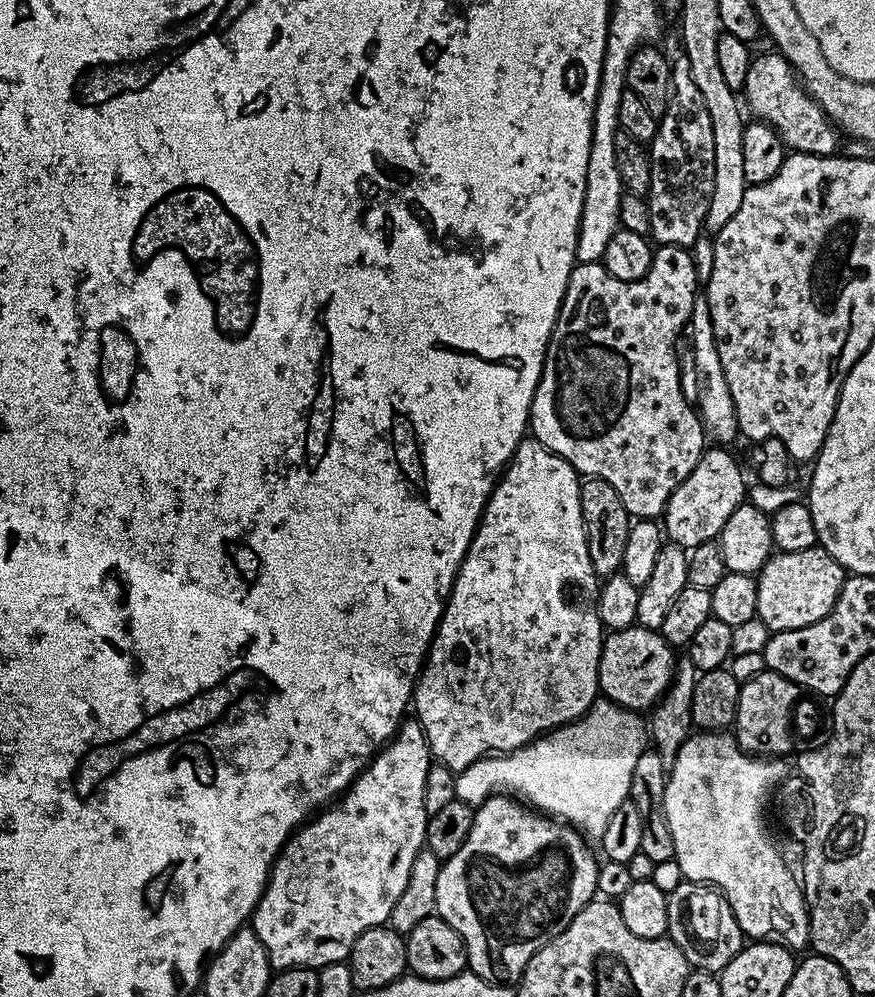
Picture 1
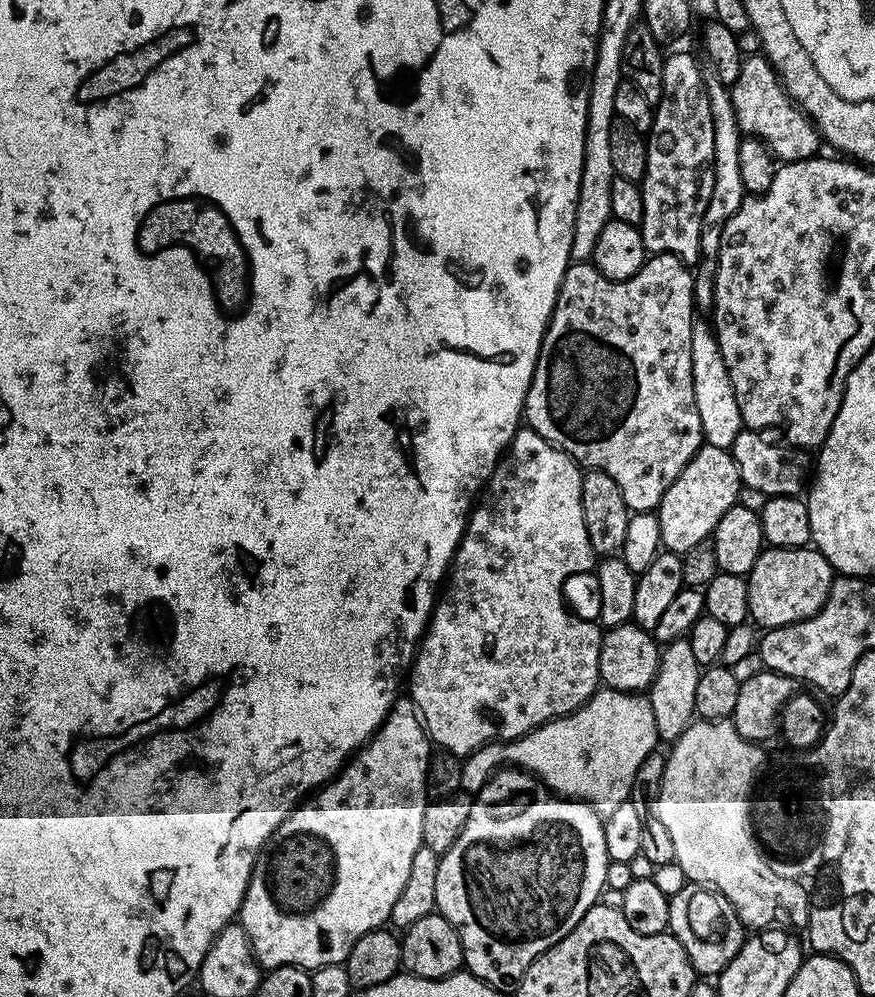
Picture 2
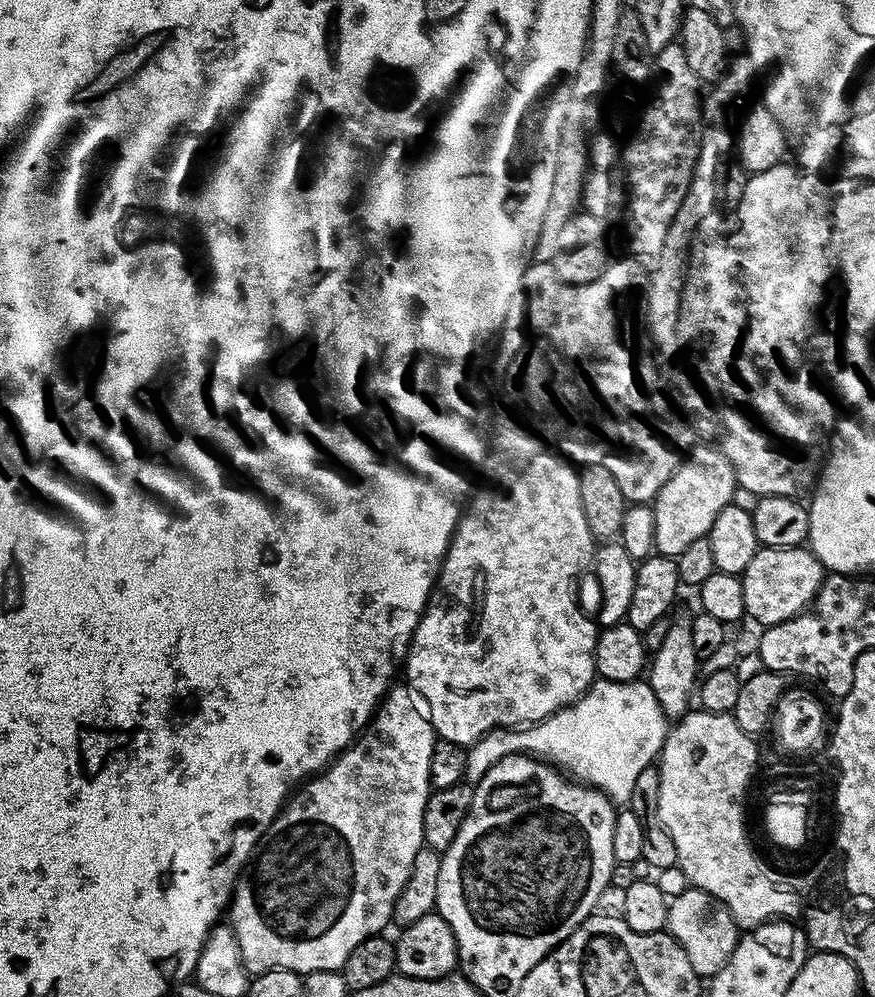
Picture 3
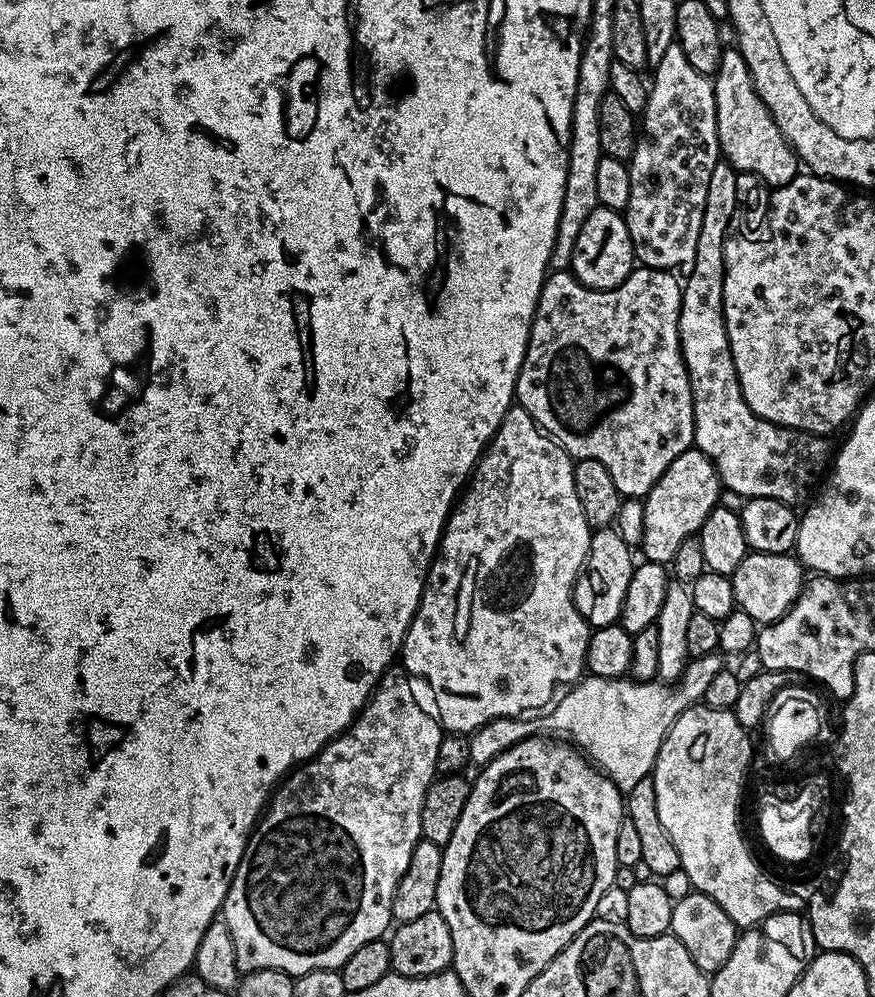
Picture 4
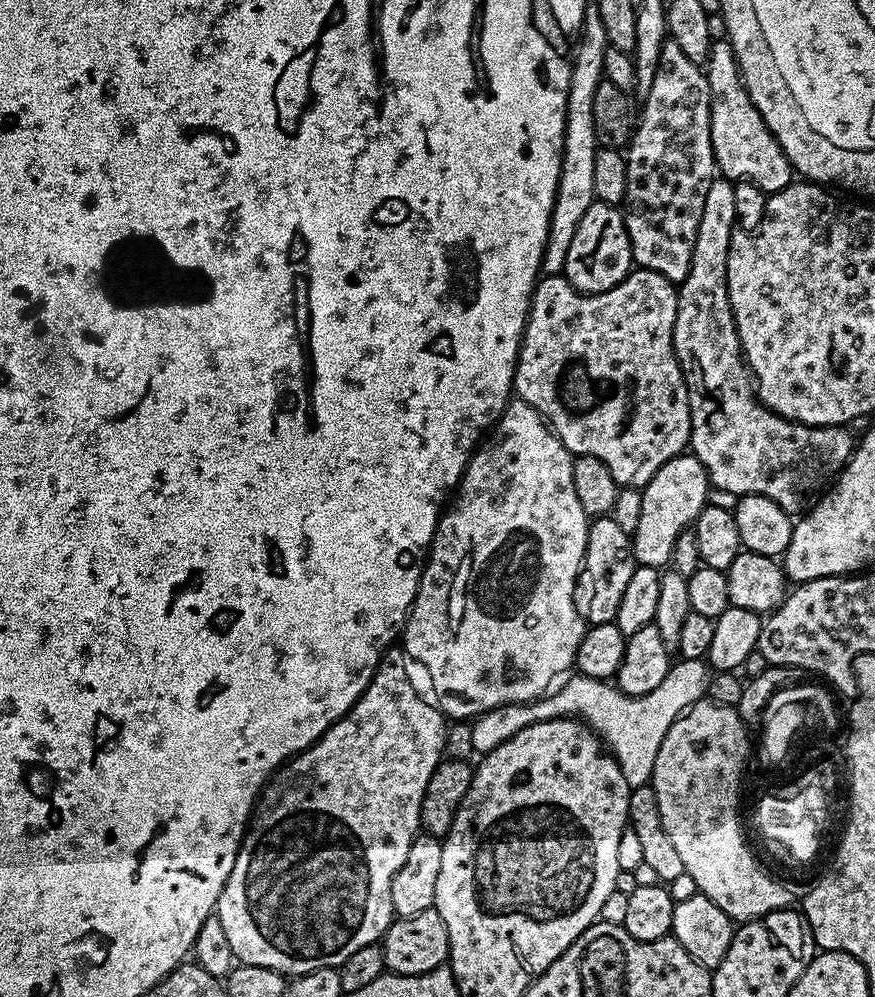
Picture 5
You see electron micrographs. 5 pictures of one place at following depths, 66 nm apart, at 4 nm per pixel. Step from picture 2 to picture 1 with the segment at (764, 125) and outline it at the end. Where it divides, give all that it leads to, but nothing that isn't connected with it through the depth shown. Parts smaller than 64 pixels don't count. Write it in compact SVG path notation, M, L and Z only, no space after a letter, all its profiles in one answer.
M769 50L769 52L762 53L761 56L758 56L758 54L752 56L752 61L750 62L750 70L746 70L746 82L744 83L744 87L742 89L742 96L746 101L746 104L746 99L748 99L748 104L750 107L752 107L753 114L756 115L753 117L755 117L757 121L769 124L773 130L780 135L780 139L784 141L785 145L787 145L787 147L791 149L792 152L805 152L806 154L814 154L816 157L818 157L830 156L837 151L836 136L838 137L838 129L836 125L828 119L828 115L824 113L824 111L822 111L822 109L818 106L818 102L809 96L808 91L805 90L804 85L800 83L796 73L793 72L792 65L789 64L787 58L785 58L782 53L775 50Z

